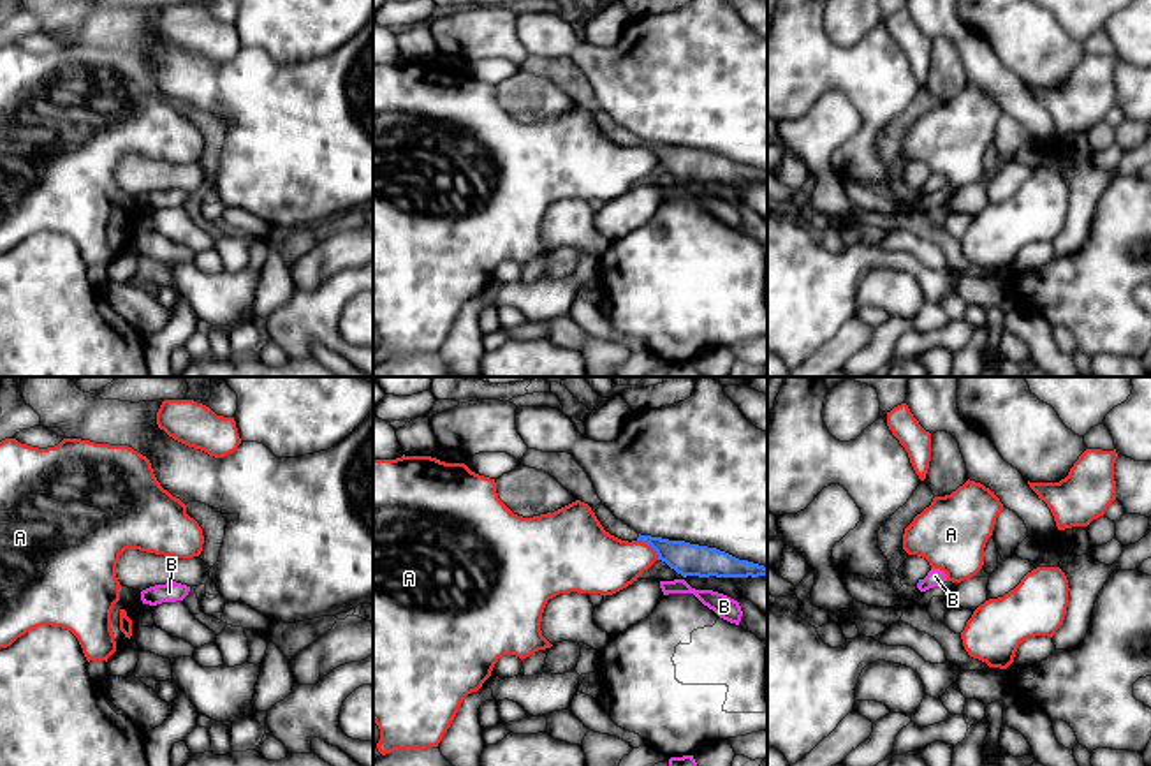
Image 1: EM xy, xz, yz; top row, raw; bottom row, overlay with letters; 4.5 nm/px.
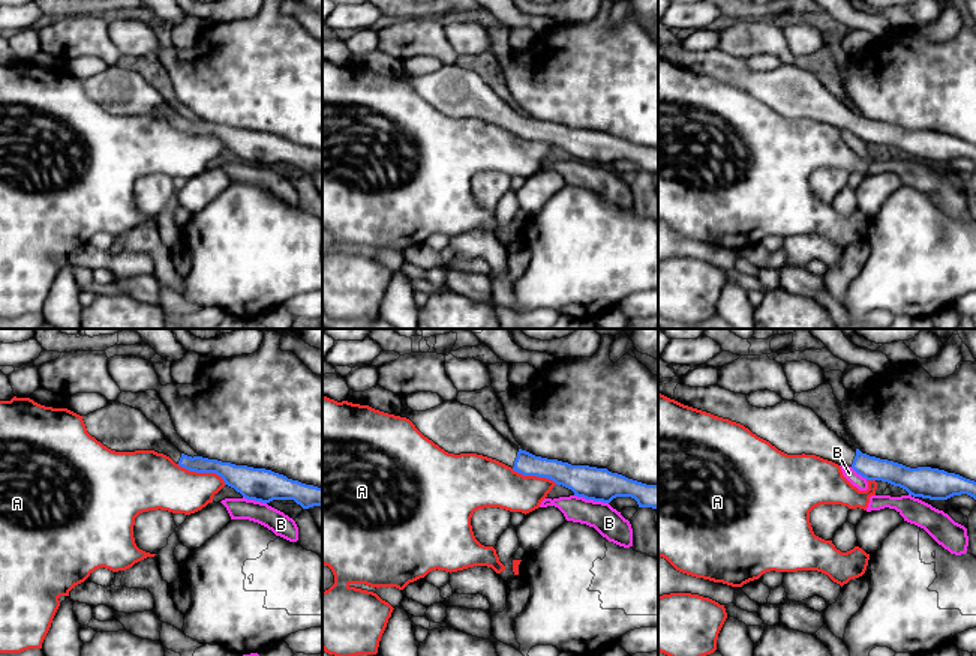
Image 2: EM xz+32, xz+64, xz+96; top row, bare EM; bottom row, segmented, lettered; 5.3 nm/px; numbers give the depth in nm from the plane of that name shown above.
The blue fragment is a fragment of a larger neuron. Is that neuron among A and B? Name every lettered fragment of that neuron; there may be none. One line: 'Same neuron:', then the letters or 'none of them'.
Same neuron: none of them

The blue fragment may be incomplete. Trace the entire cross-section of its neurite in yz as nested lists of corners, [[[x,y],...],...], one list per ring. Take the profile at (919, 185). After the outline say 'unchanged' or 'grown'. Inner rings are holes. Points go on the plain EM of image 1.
[[[908,160],[905,169],[898,174],[901,190],[917,192],[931,176],[926,164],[917,160]]]; grown

